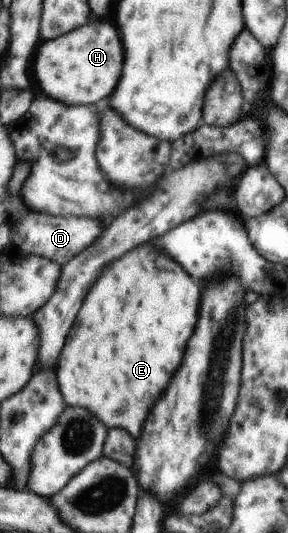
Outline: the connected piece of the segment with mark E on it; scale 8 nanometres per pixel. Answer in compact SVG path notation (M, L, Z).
M151 242L141 244L133 248L133 252L121 256L121 260L107 264L85 296L57 362L57 384L65 402L69 406L89 406L107 428L125 428L137 440L155 400L181 362L185 344L197 324L199 302L199 284L195 284L175 260L169 260L169 256Z

